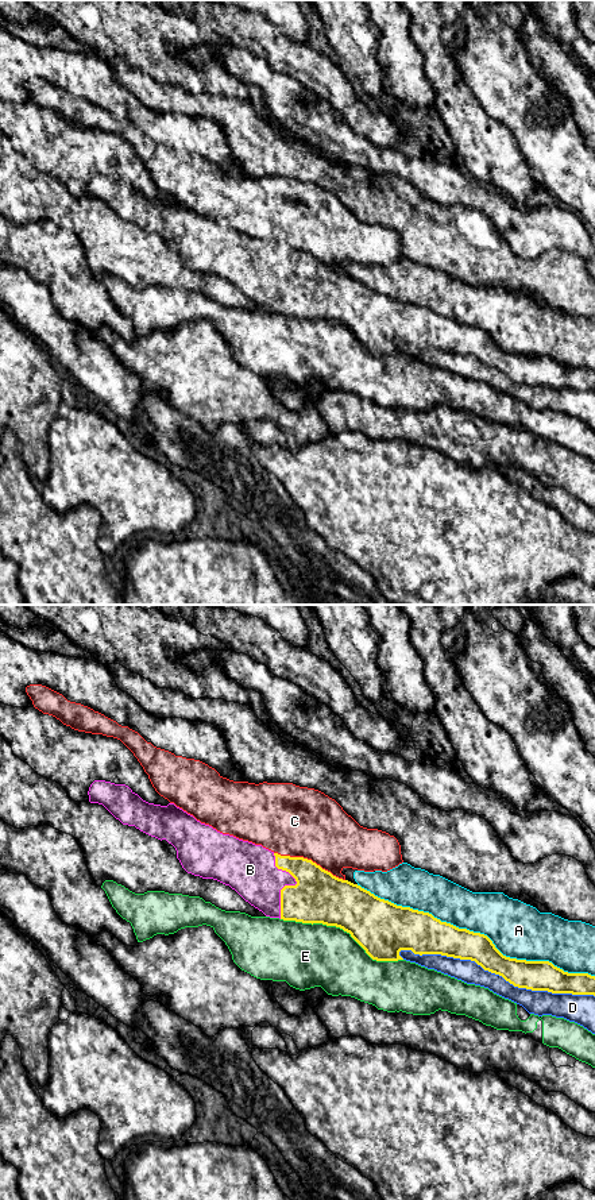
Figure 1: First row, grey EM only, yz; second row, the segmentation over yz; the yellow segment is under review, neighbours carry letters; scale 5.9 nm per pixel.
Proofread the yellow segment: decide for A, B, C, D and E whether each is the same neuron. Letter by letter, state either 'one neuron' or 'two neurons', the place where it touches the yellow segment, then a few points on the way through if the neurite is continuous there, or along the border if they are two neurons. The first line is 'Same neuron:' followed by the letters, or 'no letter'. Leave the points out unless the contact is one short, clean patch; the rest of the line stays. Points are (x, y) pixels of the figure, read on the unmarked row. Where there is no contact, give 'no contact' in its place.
Same neuron: B
A: two neurons | yz (476, 328)
B: one neuron | yz (292, 281)
C: two neurons | yz (309, 255)
D: two neurons | yz (497, 369)
E: two neurons | yz (343, 324)

